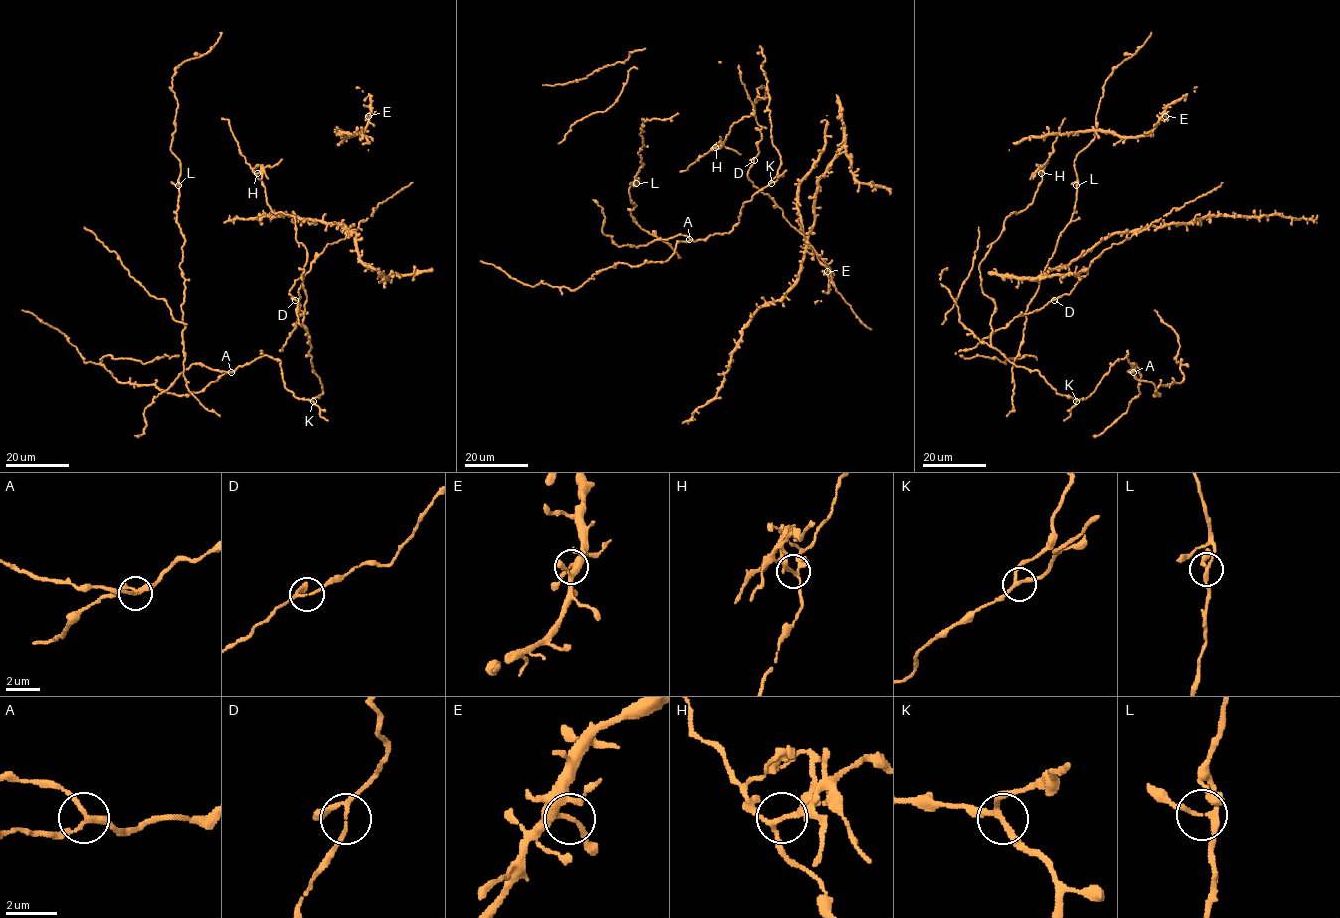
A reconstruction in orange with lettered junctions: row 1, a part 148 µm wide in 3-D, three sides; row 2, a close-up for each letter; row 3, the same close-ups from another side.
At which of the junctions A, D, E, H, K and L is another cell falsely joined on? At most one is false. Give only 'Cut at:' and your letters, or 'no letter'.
Cut at: H

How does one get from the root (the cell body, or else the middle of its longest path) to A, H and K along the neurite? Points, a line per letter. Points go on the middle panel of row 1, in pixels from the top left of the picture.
A: (765, 87), (756, 89), (755, 101), (769, 98), (778, 174), (743, 203), (728, 233), (689, 239)
H: (765, 87), (766, 94), (755, 102), (753, 113), (735, 122), (721, 147), (716, 147)
K: (765, 87), (756, 89), (755, 101), (757, 97), (769, 98), (770, 136), (781, 160), (771, 183)

